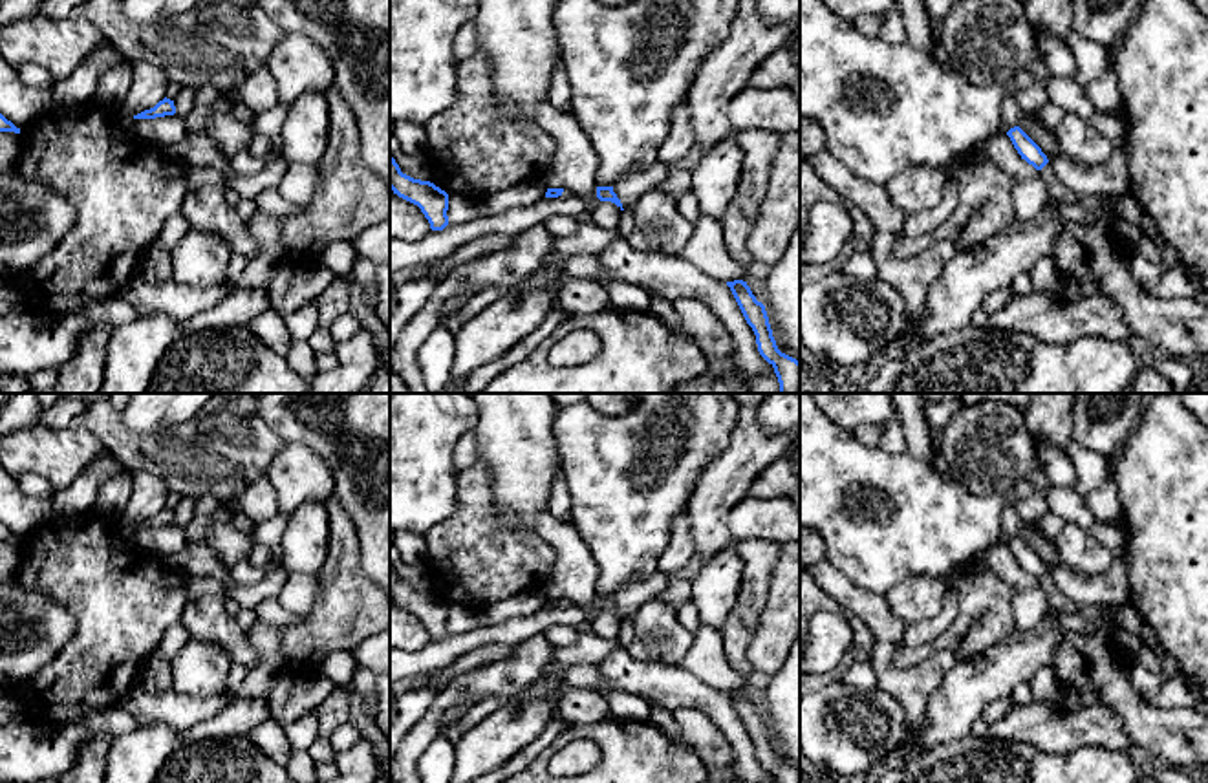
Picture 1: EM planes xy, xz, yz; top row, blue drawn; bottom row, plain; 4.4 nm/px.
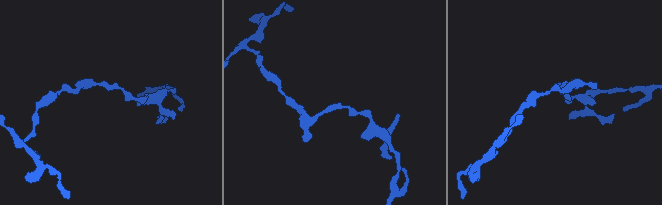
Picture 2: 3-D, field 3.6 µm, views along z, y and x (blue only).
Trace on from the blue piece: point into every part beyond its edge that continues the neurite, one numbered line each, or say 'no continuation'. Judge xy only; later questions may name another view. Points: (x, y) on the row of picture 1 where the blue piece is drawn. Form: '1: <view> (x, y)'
no continuation

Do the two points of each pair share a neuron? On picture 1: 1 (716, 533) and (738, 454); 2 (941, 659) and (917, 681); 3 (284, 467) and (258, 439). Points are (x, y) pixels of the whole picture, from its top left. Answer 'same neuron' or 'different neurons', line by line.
1: same neuron
2: same neuron
3: different neurons

